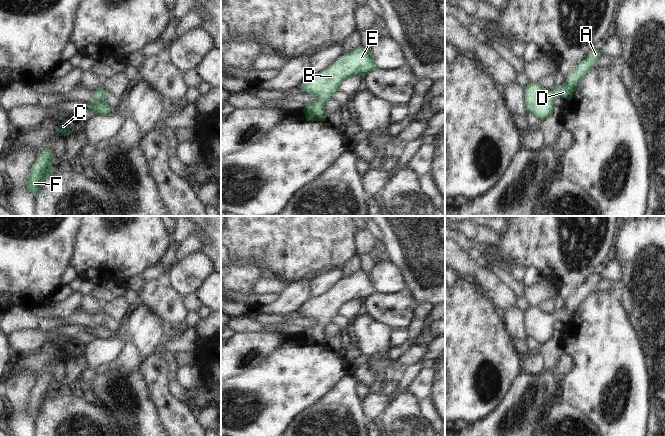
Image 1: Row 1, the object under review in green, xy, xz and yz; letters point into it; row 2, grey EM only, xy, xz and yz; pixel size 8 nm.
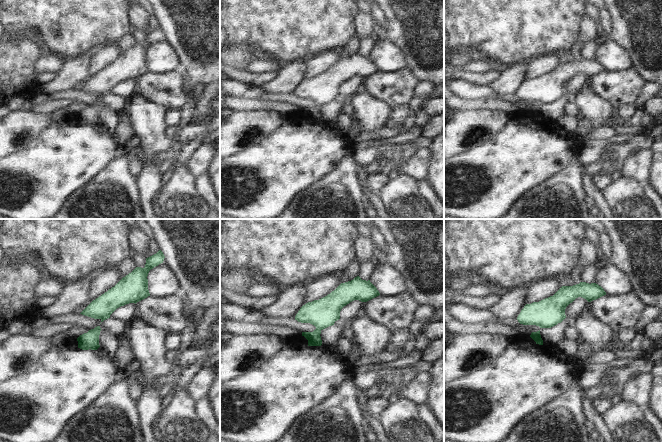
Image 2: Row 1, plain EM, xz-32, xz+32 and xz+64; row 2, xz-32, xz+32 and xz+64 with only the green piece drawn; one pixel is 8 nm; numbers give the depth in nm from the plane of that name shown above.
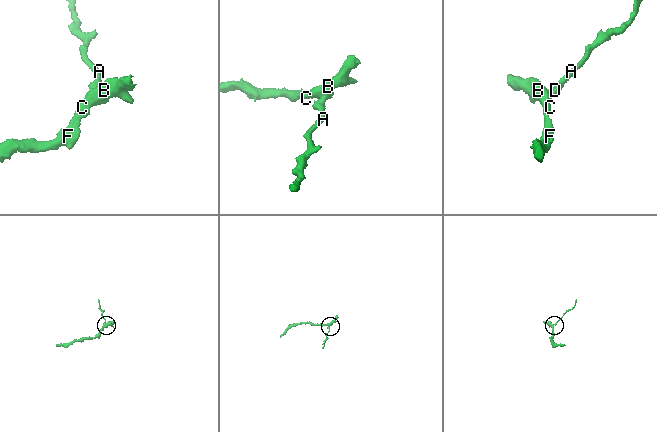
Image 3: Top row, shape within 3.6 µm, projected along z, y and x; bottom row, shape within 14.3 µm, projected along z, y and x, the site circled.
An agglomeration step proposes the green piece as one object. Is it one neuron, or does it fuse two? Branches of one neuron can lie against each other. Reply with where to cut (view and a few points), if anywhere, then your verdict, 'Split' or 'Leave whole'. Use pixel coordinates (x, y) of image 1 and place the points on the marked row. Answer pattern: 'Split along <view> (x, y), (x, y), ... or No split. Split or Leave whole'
No split. Leave whole.

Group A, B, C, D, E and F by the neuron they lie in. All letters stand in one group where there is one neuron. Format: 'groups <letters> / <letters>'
groups A B C D E F

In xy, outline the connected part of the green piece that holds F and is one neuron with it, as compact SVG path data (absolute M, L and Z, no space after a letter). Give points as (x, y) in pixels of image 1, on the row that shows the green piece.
M49 148L40 150L26 179L26 188L36 197L44 181L53 174L53 169L50 166L50 159L53 155L54 152Z

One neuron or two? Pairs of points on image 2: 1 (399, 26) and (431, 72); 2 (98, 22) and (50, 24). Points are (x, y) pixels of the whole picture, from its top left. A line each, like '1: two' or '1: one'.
1: one
2: one

